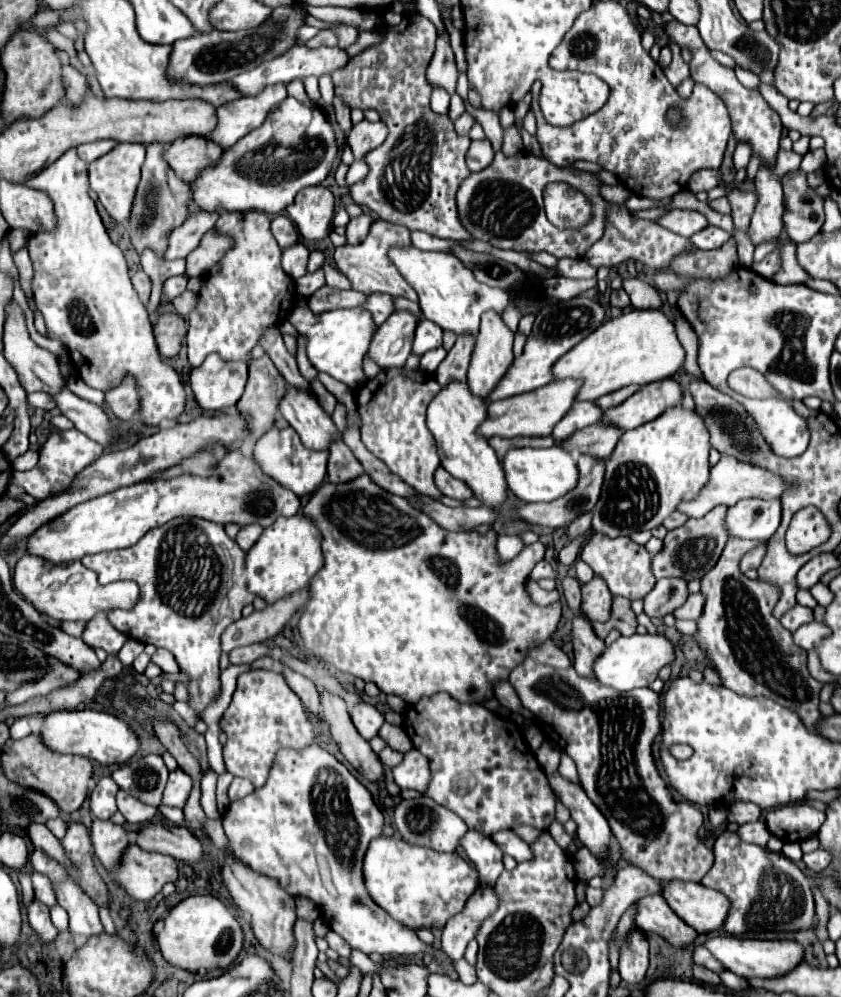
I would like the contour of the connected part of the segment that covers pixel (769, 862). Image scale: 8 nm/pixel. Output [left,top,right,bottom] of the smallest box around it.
[702,830,814,936]

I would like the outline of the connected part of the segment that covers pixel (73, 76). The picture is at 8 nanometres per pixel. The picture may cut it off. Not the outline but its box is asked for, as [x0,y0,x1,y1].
[64,66,88,104]

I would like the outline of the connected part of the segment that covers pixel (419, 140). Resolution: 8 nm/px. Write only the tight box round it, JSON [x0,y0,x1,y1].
[332,14,472,242]

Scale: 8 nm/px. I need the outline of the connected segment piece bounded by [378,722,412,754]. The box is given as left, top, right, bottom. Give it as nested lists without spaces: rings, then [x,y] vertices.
[[[384,724],[382,728],[380,728],[380,734],[378,734],[392,750],[398,750],[398,752],[408,752],[410,748],[412,748],[412,742],[410,742],[410,738],[408,738],[408,734],[404,732],[404,728],[400,728],[400,726],[392,726],[392,724]]]

